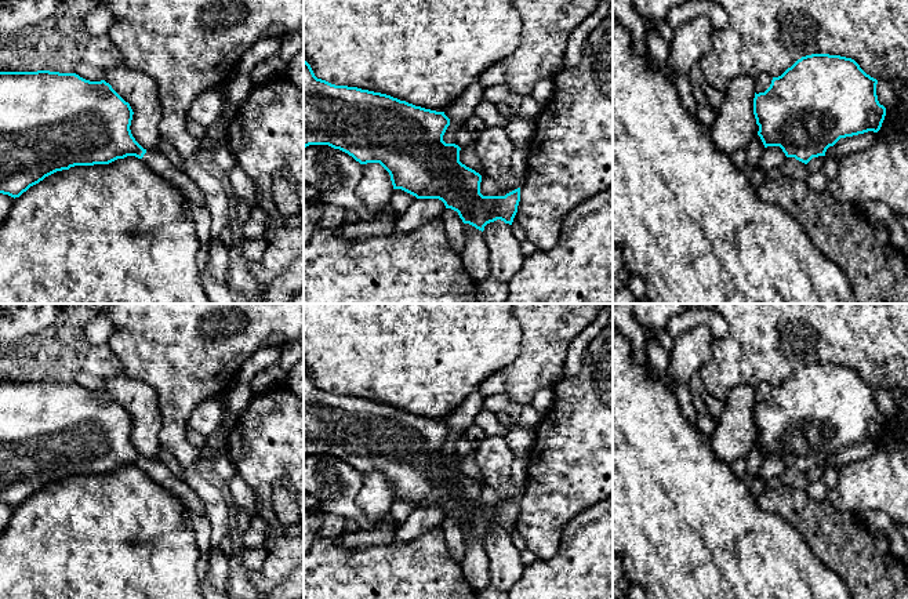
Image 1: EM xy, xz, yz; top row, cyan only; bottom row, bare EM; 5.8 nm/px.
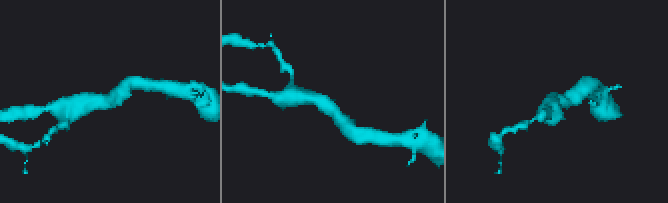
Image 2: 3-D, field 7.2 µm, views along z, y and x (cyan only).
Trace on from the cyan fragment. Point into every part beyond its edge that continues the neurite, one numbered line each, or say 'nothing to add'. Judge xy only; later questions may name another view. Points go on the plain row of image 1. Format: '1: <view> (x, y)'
1: xy (155, 469)

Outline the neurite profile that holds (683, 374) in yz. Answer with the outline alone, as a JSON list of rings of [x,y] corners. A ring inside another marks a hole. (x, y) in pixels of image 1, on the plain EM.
[[[697,326],[678,338],[675,338],[675,348],[671,352],[671,375],[683,385],[687,385],[691,375],[709,360],[712,334],[707,326]]]

